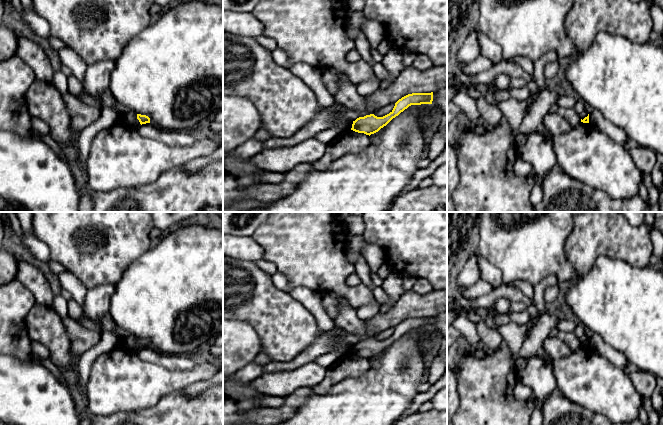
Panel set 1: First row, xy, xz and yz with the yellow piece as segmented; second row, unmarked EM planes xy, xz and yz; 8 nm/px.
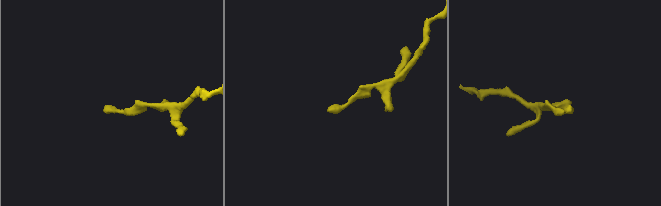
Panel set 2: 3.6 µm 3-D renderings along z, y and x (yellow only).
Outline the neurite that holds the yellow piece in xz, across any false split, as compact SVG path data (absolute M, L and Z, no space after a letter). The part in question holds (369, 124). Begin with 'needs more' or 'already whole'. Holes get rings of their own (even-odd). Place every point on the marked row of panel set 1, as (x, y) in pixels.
already whole; M433 92L408 94L399 99L395 103L393 110L383 117L377 117L374 114L370 114L364 117L357 118L355 121L353 121L351 130L358 133L364 133L370 136L371 134L378 132L381 128L386 126L393 118L398 116L409 106L432 104L432 101Z

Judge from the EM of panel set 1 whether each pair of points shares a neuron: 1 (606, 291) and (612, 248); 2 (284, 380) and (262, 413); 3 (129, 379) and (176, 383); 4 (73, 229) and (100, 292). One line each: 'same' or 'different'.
1: different
2: different
3: same
4: different

